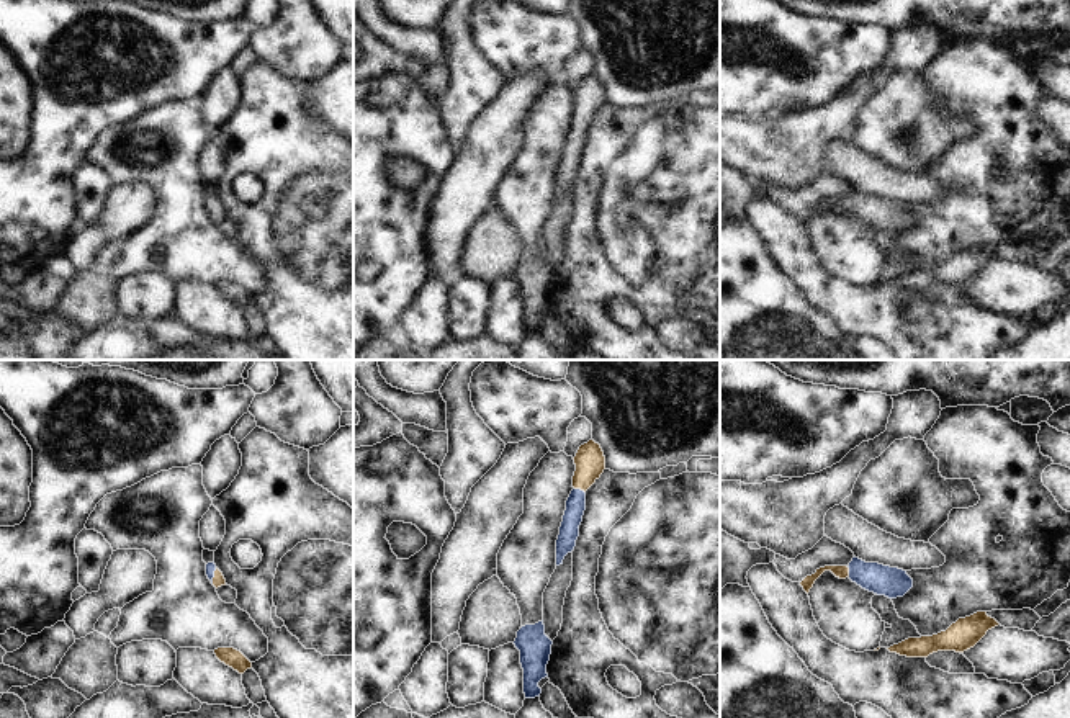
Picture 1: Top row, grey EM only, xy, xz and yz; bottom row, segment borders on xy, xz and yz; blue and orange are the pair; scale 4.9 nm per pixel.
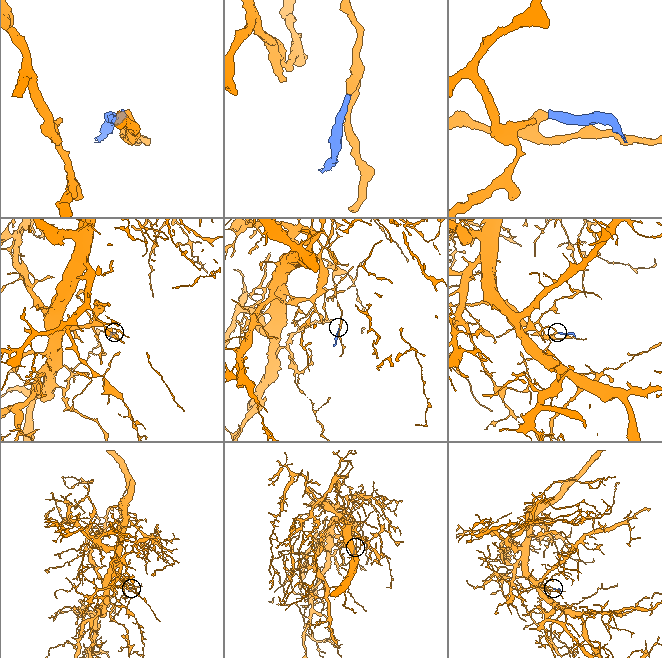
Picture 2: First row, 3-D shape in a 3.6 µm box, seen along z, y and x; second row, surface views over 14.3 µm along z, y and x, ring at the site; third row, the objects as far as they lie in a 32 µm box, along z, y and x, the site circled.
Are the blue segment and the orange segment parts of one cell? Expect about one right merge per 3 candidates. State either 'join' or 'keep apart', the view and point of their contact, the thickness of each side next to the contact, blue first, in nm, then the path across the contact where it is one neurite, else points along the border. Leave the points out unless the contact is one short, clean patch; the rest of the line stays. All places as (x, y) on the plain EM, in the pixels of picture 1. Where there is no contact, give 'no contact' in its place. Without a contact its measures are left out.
join; meets blue in xz at (579, 123); 100 nm thick on the blue side, 150 nm on the other; runs through xz (576, 136), (579, 123), (589, 94)

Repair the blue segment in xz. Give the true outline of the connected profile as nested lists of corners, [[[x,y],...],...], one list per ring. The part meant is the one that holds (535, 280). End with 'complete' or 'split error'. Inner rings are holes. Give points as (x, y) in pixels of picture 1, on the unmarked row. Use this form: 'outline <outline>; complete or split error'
outline [[[543,254],[535,258],[522,260],[517,265],[514,278],[520,285],[525,332],[540,330],[542,322],[538,321],[538,316],[548,311],[546,298],[553,278],[553,275],[545,268]]]; complete

